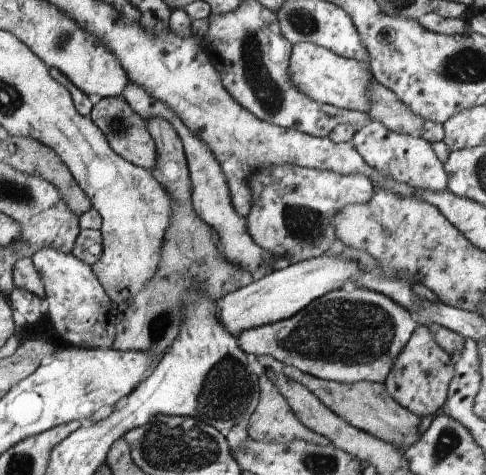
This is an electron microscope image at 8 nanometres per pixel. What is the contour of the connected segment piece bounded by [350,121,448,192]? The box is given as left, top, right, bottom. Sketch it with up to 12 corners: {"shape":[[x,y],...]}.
{"shape":[[372,121],[350,142],[373,168],[415,189],[446,190],[422,136]]}

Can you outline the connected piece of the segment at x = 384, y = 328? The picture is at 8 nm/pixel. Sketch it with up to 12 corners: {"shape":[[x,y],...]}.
{"shape":[[354,286],[238,338],[327,381],[383,383],[417,325]]}

